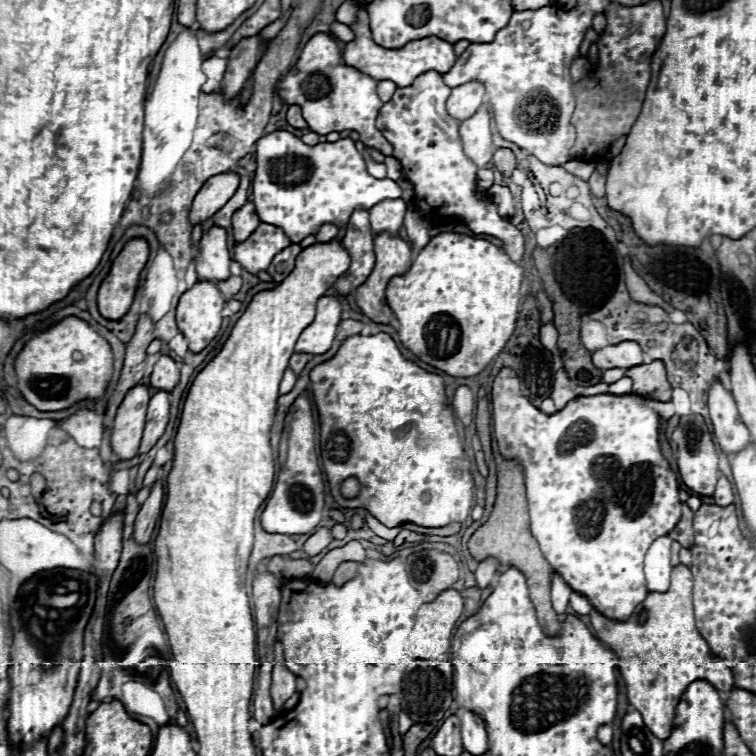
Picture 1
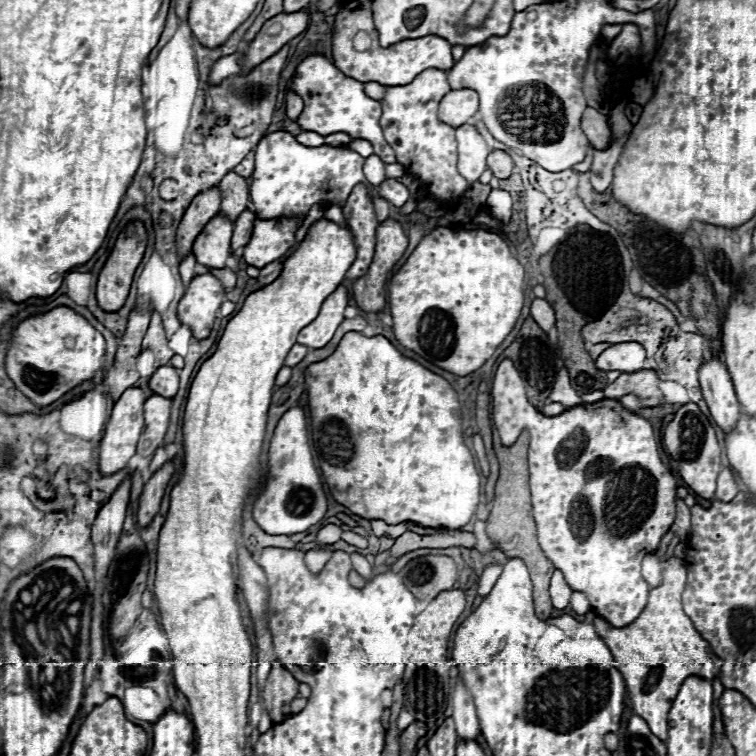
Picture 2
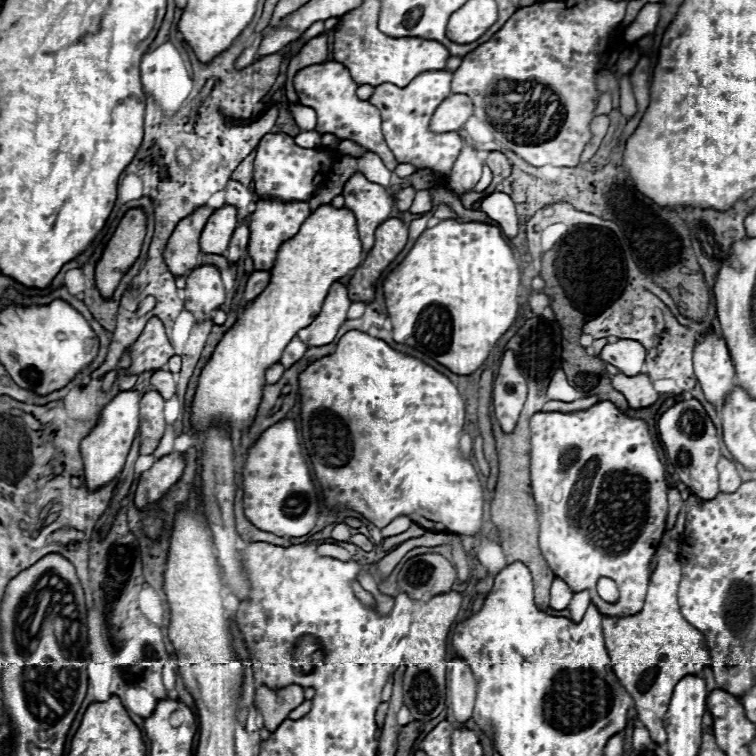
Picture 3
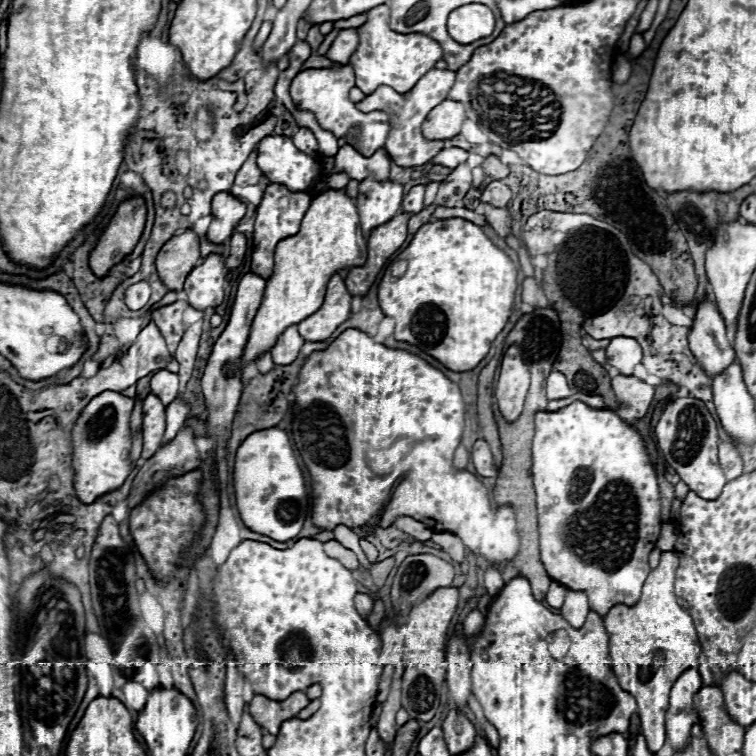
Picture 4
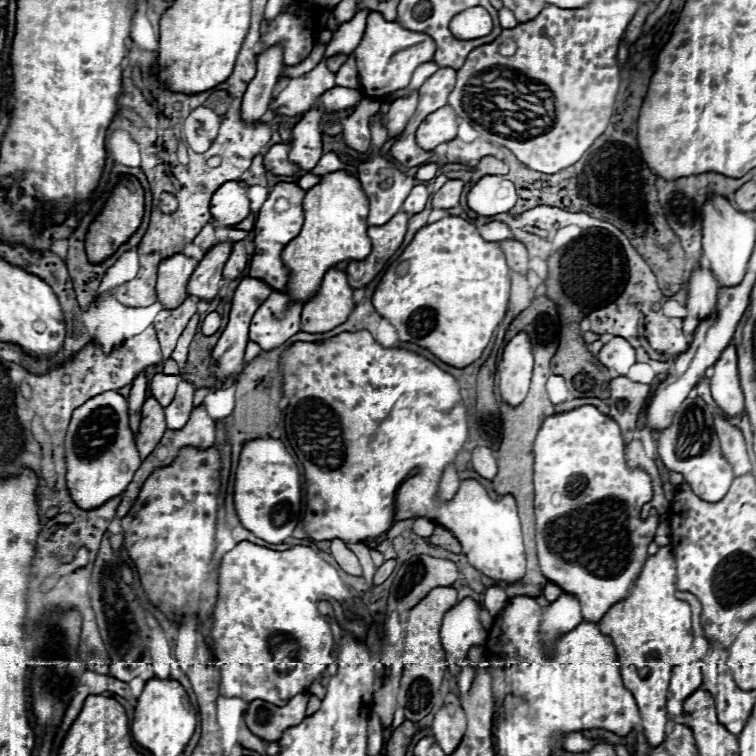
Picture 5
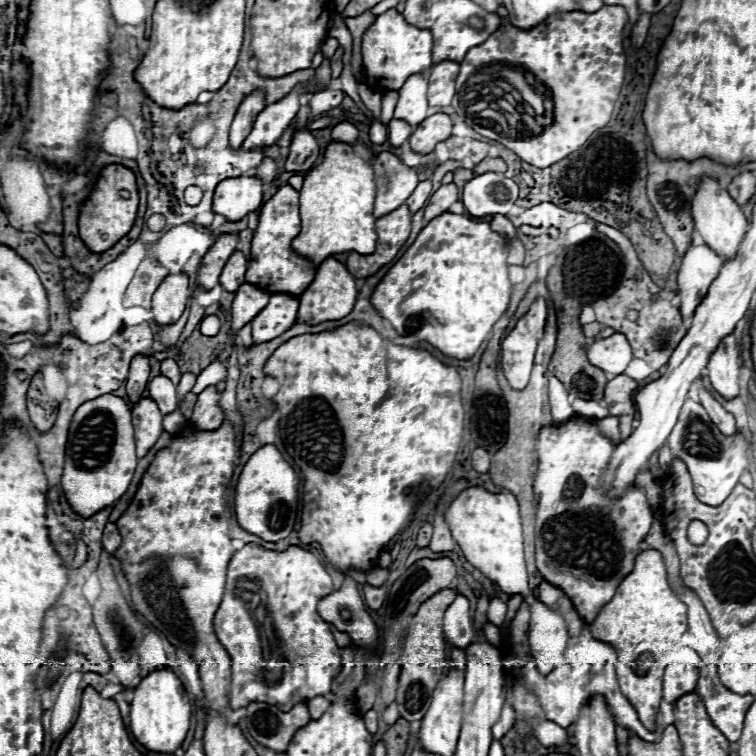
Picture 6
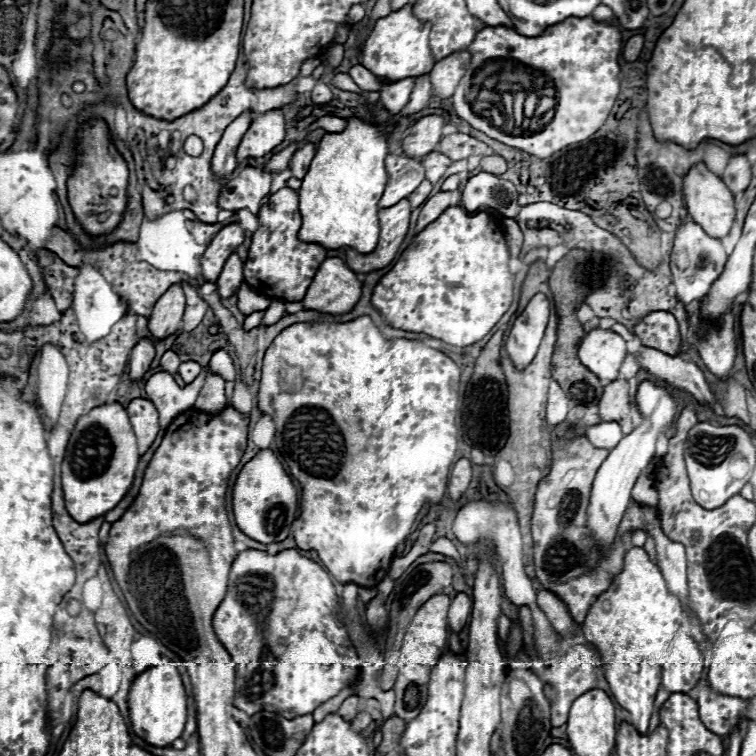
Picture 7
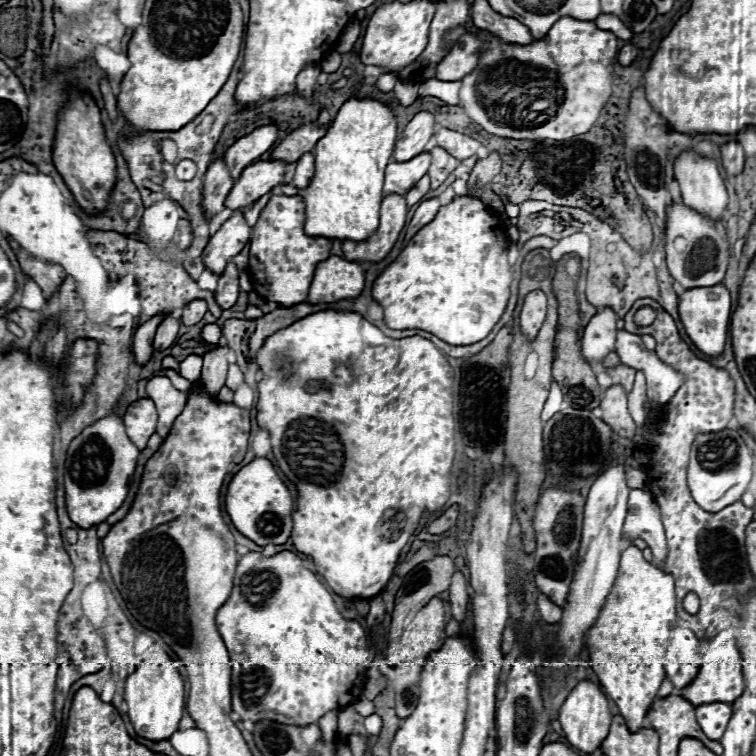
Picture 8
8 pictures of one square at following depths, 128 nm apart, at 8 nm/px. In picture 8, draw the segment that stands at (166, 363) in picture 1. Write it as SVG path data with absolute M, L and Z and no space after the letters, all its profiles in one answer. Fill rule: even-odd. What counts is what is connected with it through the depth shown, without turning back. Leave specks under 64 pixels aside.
M230 364L230 366L228 366L228 380L226 380L226 386L230 386L232 390L236 390L240 382L244 382L244 376L242 376L240 368L238 368L236 364ZM154 376L146 384L146 392L148 392L148 398L154 400L154 404L158 408L156 434L166 438L166 434L170 432L176 416L184 410L184 404L188 402L188 396L190 396L192 388L186 390L186 392L180 392L172 386L172 382L166 376Z

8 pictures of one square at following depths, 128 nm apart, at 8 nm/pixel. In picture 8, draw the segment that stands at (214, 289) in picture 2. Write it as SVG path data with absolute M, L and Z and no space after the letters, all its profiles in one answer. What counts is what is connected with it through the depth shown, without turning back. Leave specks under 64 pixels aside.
M242 214L228 218L222 228L210 238L208 246L202 252L202 262L208 270L220 276L226 264L240 254L244 244L250 240L250 226L246 224Z

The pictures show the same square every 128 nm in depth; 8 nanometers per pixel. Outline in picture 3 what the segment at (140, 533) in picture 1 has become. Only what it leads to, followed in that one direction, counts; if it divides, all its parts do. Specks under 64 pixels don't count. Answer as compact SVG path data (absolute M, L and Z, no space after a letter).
M172 452L156 460L154 466L140 476L134 504L140 510L156 504L168 492L168 488L180 478L182 470L184 470L184 458L180 452Z

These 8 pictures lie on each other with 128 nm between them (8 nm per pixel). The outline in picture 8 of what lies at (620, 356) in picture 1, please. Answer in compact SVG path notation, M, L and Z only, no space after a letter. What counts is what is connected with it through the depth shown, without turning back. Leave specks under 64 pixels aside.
M610 308L600 310L590 324L584 328L582 336L582 356L598 370L598 382L602 388L612 386L612 378L604 372L604 358L616 348L616 314Z

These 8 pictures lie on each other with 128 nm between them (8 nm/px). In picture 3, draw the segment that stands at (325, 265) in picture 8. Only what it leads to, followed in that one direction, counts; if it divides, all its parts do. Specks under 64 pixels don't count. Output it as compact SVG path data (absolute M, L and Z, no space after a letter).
M334 282L324 300L320 314L314 318L314 322L310 326L306 326L298 332L298 338L306 346L330 344L334 340L338 328L346 320L346 312L350 308L350 304L352 304L352 300L348 298L346 286L340 282Z

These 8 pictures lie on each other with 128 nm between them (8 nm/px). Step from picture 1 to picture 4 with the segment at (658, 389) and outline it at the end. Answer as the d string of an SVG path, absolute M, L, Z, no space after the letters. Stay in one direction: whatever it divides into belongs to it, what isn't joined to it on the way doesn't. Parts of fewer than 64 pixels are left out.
M616 376L612 378L612 390L622 404L622 408L614 410L624 422L634 424L634 420L642 418L654 398L654 386L634 378L634 376Z

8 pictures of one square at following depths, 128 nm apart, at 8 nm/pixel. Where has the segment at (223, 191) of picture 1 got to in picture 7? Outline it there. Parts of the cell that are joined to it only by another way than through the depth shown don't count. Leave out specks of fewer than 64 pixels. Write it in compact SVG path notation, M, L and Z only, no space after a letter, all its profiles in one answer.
M174 284L172 288L168 288L168 292L164 292L164 296L160 296L160 300L152 308L152 314L148 318L148 330L152 332L152 336L160 340L172 336L182 322L184 306L186 300L182 286Z

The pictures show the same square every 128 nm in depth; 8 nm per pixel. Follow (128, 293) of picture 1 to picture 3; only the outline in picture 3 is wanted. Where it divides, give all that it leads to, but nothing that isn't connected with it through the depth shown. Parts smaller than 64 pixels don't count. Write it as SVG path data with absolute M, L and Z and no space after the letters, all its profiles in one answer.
M132 208L120 220L100 262L96 264L96 286L104 298L112 298L122 276L136 262L146 236L146 216L142 208Z

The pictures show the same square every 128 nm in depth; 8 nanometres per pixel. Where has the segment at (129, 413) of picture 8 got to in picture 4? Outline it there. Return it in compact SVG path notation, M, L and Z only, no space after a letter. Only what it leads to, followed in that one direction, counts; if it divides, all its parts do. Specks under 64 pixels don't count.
M148 394L142 402L144 422L142 422L142 436L144 436L144 448L142 448L142 460L148 460L154 456L154 452L162 444L164 436L164 410L166 406L160 402L158 396Z

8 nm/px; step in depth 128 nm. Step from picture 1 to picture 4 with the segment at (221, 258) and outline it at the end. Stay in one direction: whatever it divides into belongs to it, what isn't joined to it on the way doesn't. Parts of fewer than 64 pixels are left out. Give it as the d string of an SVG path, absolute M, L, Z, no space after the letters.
M220 192L212 200L212 224L208 226L206 238L214 244L222 244L232 236L234 228L246 214L246 206L228 192Z

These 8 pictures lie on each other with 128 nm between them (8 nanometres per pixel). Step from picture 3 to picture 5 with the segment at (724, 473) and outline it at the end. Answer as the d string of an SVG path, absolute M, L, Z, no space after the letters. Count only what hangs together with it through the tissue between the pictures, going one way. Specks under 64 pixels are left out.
M716 416L716 434L720 438L722 454L732 464L734 474L736 476L748 474L750 472L750 460L746 454L746 444L742 438L742 432L736 426L732 426L726 418Z

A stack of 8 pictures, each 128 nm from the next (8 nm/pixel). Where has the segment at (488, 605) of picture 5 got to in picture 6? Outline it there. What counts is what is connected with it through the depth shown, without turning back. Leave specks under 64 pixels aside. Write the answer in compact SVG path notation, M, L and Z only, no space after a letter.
M492 598L488 606L488 620L494 626L502 626L504 618L506 618L506 602L502 602L500 598Z

